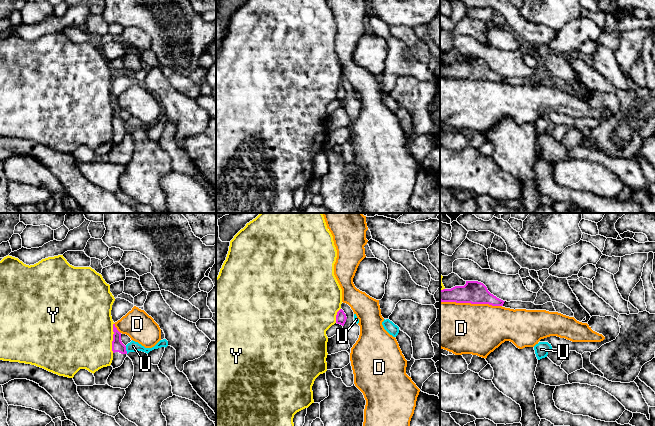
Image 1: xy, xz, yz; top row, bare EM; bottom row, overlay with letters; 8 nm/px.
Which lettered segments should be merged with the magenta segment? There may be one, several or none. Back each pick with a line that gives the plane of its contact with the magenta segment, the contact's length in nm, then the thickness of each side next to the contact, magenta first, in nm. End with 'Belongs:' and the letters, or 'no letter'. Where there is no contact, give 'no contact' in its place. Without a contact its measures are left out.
Belongs: no letter

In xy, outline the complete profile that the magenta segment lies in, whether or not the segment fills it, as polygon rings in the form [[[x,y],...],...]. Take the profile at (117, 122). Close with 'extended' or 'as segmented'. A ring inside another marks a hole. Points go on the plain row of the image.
[[[113,100],[113,117],[112,117],[112,127],[113,127],[113,136],[111,142],[113,145],[120,143],[125,134],[127,133],[126,122],[121,117],[121,109]]] | extended

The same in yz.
[[[466,57],[464,62],[455,62],[451,65],[440,66],[441,78],[489,80],[503,82],[503,76],[491,70],[487,63],[478,57]]] | as segmented

